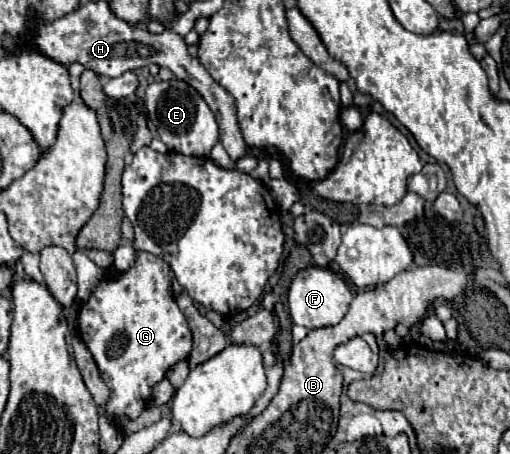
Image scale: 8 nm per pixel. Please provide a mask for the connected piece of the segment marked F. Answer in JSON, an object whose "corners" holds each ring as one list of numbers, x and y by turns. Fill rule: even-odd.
{"corners":[[308,266,300,270,288,290,288,302,290,302,290,318,294,324,306,326,306,328,322,328,322,326,334,326,338,324,352,300,352,292,346,286,346,282,334,274,330,268,318,268,318,266]]}

